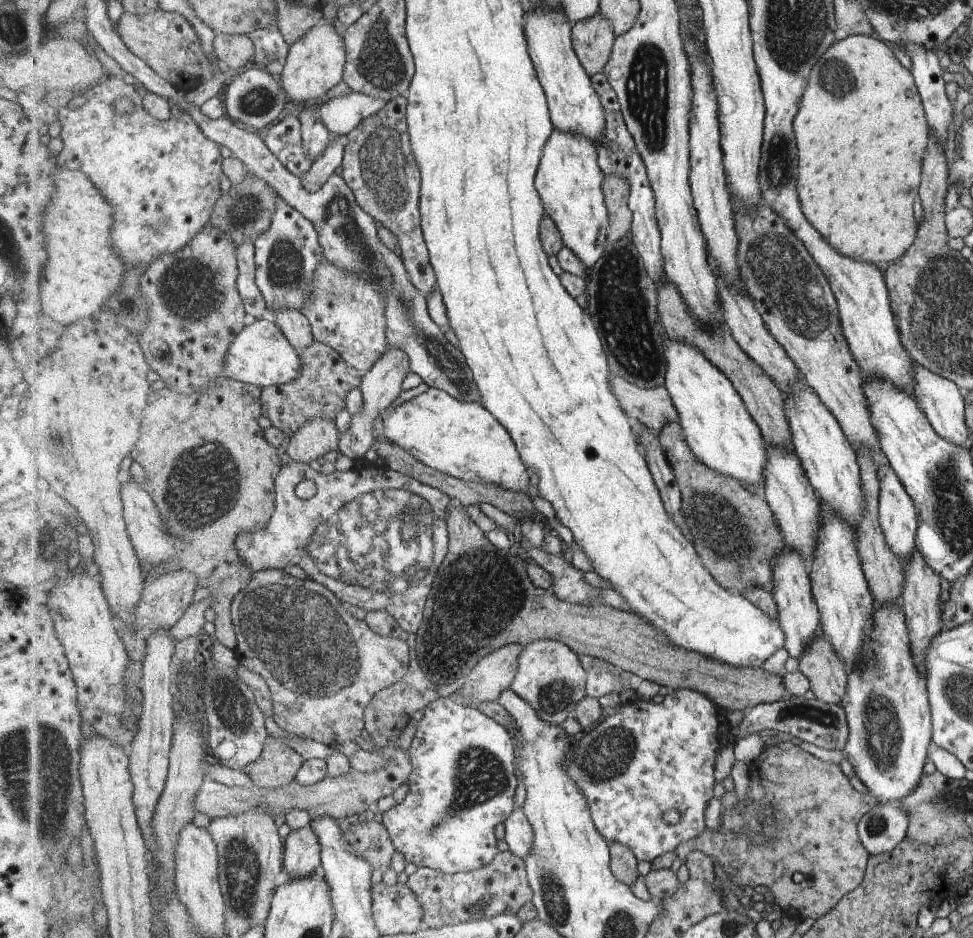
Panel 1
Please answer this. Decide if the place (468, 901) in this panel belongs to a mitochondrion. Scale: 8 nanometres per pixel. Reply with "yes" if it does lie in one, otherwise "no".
yes

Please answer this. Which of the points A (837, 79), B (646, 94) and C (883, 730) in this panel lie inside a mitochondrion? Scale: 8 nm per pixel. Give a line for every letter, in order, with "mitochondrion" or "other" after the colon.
A: mitochondrion
B: mitochondrion
C: mitochondrion

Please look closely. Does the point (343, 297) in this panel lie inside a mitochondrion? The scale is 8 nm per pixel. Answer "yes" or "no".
yes

